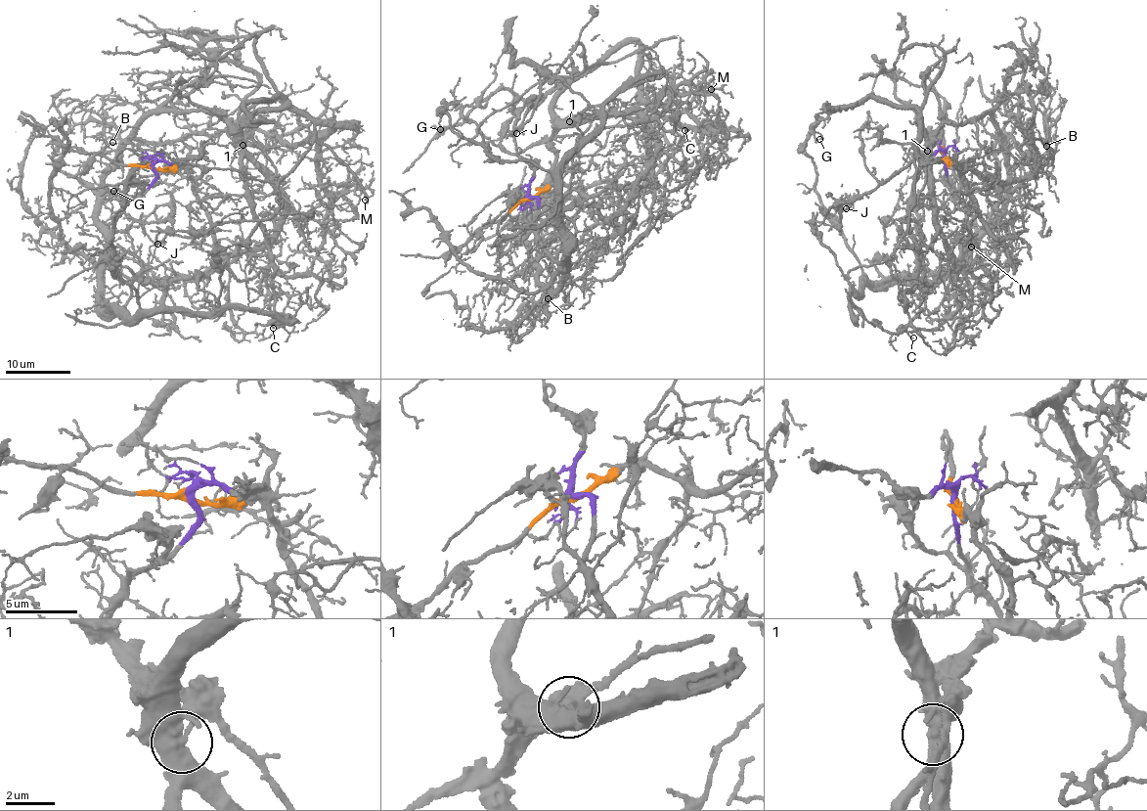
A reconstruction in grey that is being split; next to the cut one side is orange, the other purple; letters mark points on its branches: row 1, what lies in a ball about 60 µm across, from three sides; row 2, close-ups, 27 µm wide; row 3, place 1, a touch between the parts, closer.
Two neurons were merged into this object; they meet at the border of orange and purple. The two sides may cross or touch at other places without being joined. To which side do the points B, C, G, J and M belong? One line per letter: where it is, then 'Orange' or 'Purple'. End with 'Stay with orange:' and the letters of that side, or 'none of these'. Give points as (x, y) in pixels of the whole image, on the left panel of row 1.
B: Place: (112, 142). Purple
C: Place: (273, 328). Orange
G: Place: (113, 191). Purple
J: Place: (157, 244). Orange
M: Place: (365, 200). Orange
Stay with orange: C, J, M

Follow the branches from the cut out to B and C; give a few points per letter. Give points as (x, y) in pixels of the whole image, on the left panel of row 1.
B: (152, 167), (108, 250), (97, 196), (60, 169), (54, 147), (94, 121), (112, 142)
C: (152, 167), (184, 168), (215, 246), (228, 252), (268, 240), (284, 190), (242, 157), (275, 269), (273, 328)

